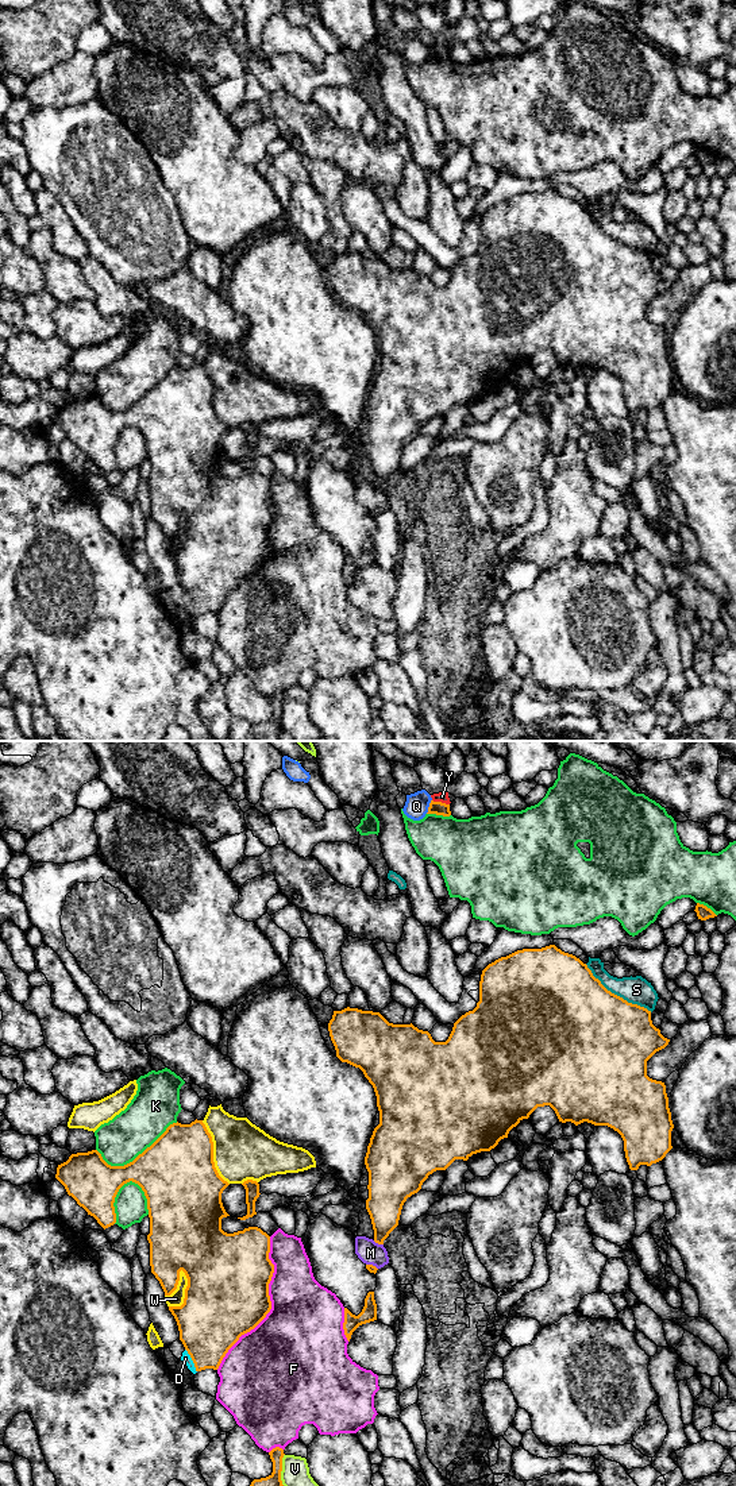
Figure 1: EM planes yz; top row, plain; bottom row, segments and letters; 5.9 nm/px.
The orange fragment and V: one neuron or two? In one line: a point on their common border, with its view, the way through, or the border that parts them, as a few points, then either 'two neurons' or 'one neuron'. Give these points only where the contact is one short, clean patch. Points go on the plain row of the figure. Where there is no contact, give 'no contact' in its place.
meets orange in yz at (281, 714); two neurons

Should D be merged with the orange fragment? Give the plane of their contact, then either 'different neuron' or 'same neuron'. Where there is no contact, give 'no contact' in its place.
yz | same neuron

